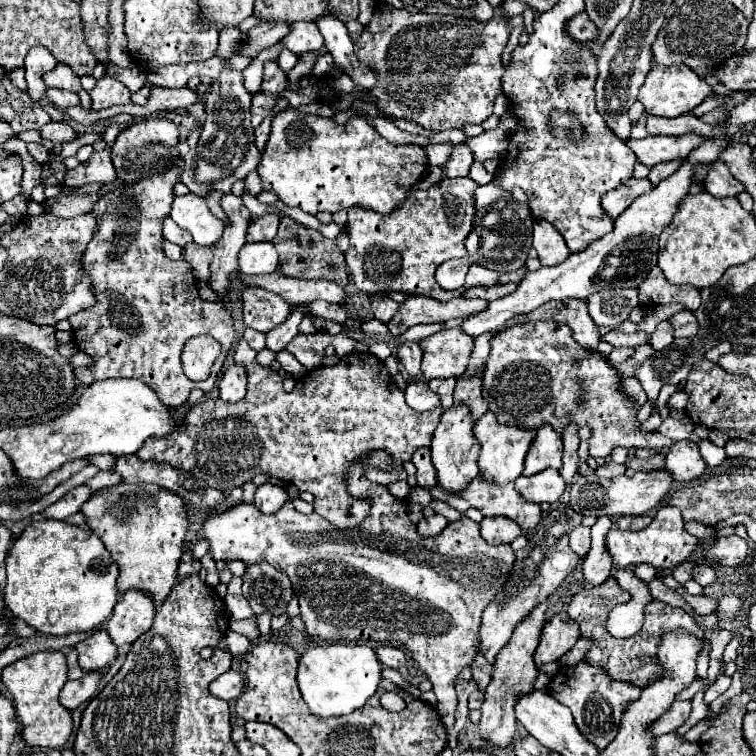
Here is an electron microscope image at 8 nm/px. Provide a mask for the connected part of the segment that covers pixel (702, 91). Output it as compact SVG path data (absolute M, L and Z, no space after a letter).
M653 65L643 87L639 89L639 101L643 103L645 111L649 115L659 115L659 117L685 115L711 95L713 95L713 91L707 85L707 81L703 77L699 77L697 73L693 73L693 69L689 69L687 65L671 65L671 67Z

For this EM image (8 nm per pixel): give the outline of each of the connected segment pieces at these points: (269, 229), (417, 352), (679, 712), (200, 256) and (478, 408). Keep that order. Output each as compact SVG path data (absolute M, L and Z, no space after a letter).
M261 215L251 221L249 231L247 231L247 241L273 241L277 235L279 227L279 217L277 215Z
M403 343L399 345L399 353L397 353L401 365L405 367L405 371L413 377L413 379L419 379L423 373L421 373L421 359L423 359L423 353L421 353L421 347L419 343Z
M675 701L661 717L657 717L657 721L647 725L647 731L653 737L661 737L663 733L671 733L687 721L689 713L691 713L691 701Z
M189 243L189 247L185 247L185 261L191 265L199 283L207 283L211 259L213 259L211 247L201 247L197 243Z
M461 375L455 387L455 405L465 405L471 411L473 421L479 421L487 413L487 403L481 397L481 375L467 379Z

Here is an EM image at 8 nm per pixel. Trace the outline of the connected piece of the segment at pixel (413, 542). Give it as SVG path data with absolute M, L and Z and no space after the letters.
M344 477L347 484L349 493L353 497L364 499L371 497L373 499L373 507L371 507L371 513L369 517L355 529L337 529L333 527L327 519L323 519L321 515L317 513L311 513L311 515L303 515L299 513L293 503L285 503L285 507L281 507L275 515L263 515L253 503L239 503L235 507L229 507L221 513L209 513L203 521L203 527L201 527L201 539L209 541L209 553L213 555L215 561L243 561L245 565L251 565L251 563L259 563L259 561L267 561L271 563L273 567L277 567L279 571L287 573L291 583L293 583L293 591L295 591L295 597L299 599L299 607L301 607L301 619L305 621L305 627L307 627L307 633L311 637L317 637L317 639L323 639L323 641L379 641L379 643L385 643L385 641L397 641L397 643L403 643L409 651L411 651L411 657L419 663L421 671L427 675L427 679L433 683L433 693L437 695L437 709L441 709L443 713L453 713L455 707L457 707L457 693L455 693L455 677L463 671L465 665L471 665L481 643L479 643L479 627L481 627L481 615L483 615L483 609L489 605L489 601L493 601L493 593L497 593L497 585L501 585L501 581L505 581L505 577L509 577L511 569L513 569L513 561L515 561L515 551L511 545L489 545L483 537L481 537L481 531L479 531L479 523L471 521L469 517L461 517L459 521L453 521L449 523L443 533L439 533L437 537L421 537L413 525L413 521L409 519L407 515L407 501L405 499L397 499L397 497L391 497L387 487L385 485L377 485L377 483L371 483L367 477Z

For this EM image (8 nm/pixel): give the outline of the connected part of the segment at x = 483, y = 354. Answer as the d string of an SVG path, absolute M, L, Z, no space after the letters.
M491 331L489 335L481 335L475 339L475 345L473 345L473 353L471 353L471 359L469 359L469 365L467 365L467 373L465 375L477 375L477 371L481 371L481 367L485 365L487 361L487 355L489 355L489 341L495 333Z

